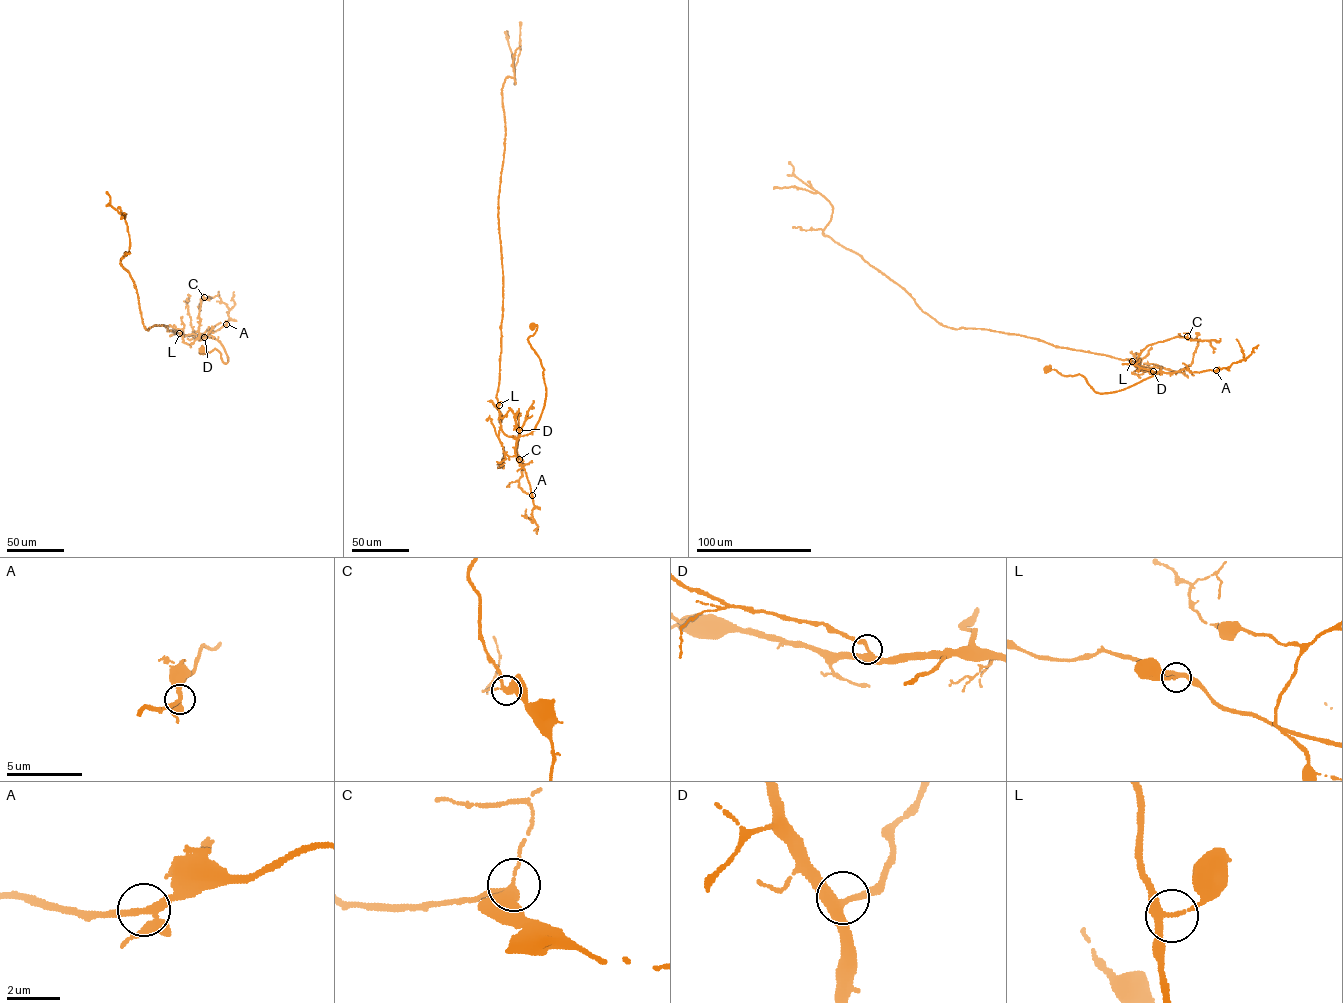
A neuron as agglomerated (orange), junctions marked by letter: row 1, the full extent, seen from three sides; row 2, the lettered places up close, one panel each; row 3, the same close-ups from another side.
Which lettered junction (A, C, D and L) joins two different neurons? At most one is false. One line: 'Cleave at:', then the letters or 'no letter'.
Cleave at: no letter

